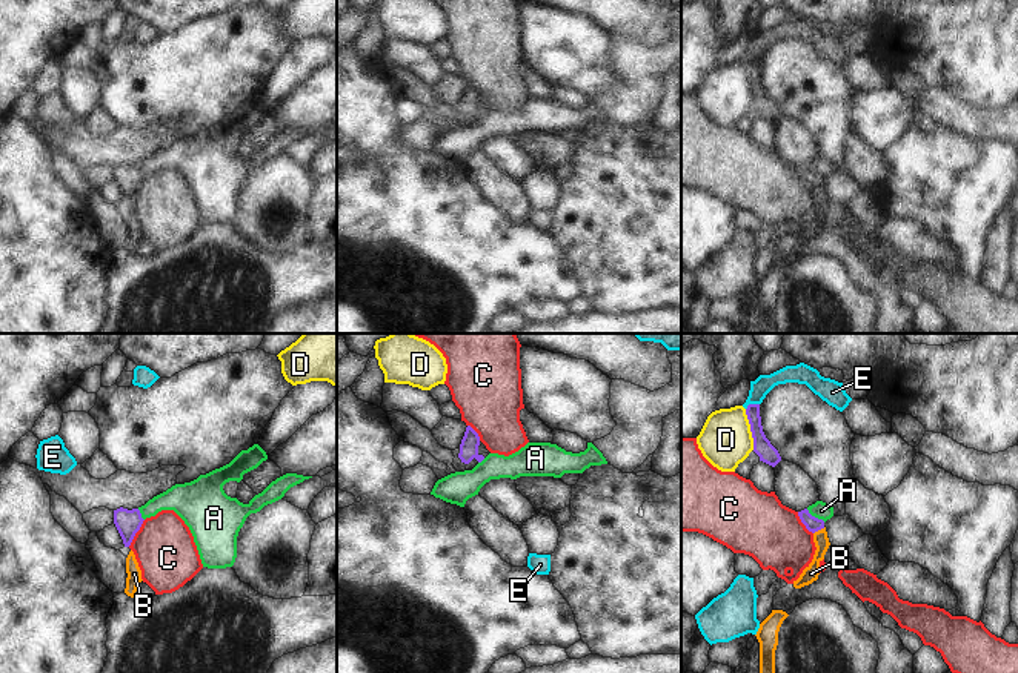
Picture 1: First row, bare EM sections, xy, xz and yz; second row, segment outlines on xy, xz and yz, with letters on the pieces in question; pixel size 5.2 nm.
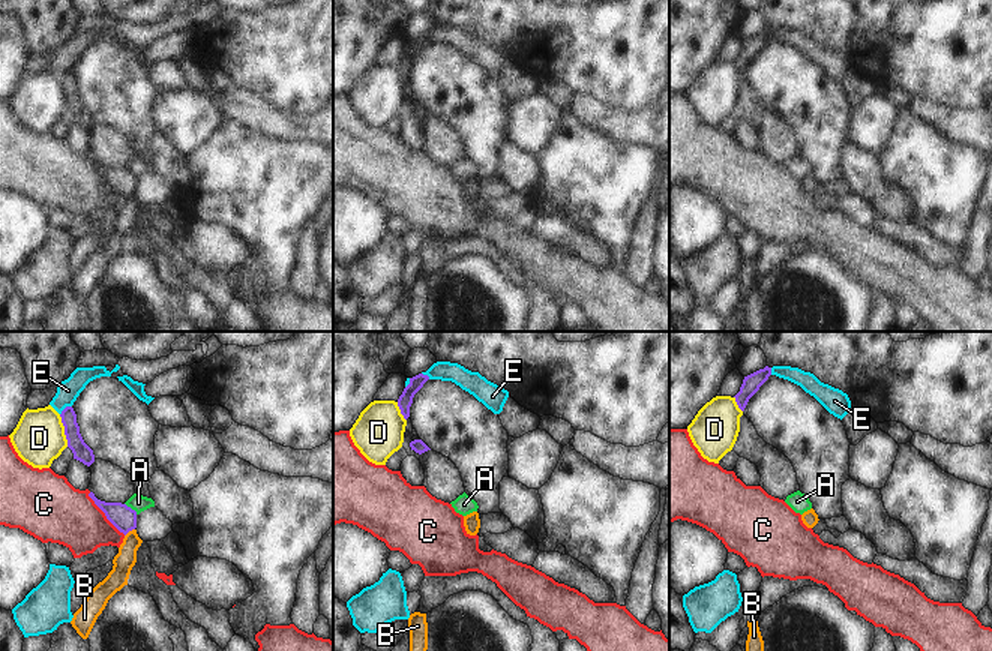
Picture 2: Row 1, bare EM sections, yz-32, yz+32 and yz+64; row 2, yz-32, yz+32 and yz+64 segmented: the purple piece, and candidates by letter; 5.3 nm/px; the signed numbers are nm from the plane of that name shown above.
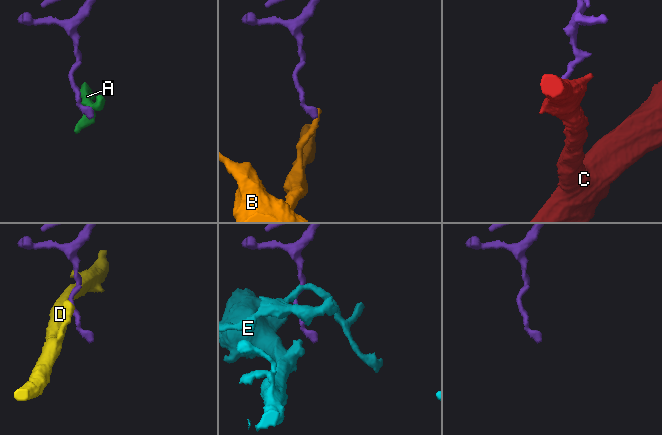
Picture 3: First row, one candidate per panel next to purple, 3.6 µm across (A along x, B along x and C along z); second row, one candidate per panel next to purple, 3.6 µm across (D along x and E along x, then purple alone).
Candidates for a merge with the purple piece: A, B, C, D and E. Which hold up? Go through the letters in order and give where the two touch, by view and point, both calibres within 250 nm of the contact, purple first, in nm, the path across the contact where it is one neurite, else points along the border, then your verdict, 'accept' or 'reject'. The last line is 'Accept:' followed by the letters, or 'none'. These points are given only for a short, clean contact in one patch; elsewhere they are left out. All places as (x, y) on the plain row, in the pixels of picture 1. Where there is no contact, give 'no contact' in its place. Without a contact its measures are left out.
A: meets purple in yz at (814, 172); 80 nm thick on the purple side, 90 nm on the other; border along yz (806, 165), (825, 177); reject
B: meets purple in yz at (818, 185); 80 nm thick on the purple side, 80 nm on the other; border along yz (825, 183), (814, 189); reject
C: meets purple in xy at (136, 188); 140 nm thick on the purple side, 320 nm on the other; border along xy (145, 175), (128, 202); reject
D: meets purple in yz at (751, 85); 100 nm thick on the purple side, 280 nm on the other; border along yz (745, 65), (754, 105); reject
E: meets purple in yz at (751, 60); 100 nm thick on the purple side, 100 nm on the other; border along yz (758, 59), (751, 59), (746, 65); reject
Accept: none

